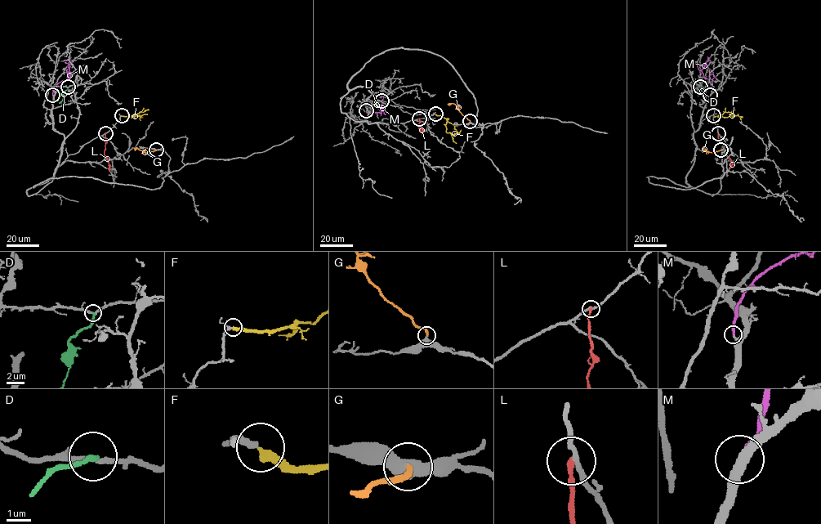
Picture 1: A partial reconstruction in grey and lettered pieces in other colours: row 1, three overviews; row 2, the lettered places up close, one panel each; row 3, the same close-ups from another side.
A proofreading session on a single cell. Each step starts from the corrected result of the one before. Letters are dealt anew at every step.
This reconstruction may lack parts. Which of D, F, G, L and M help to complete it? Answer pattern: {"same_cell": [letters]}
{"same_cell": ["G", "M"]}

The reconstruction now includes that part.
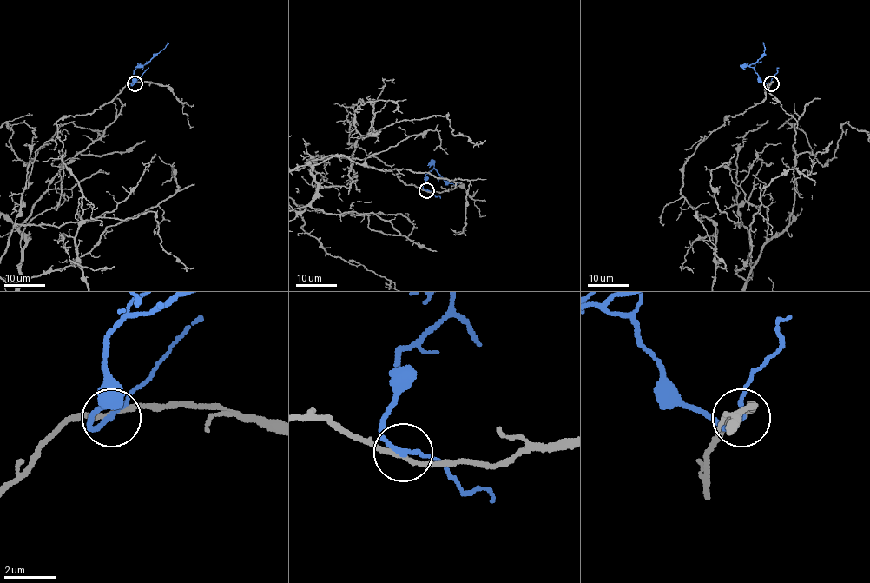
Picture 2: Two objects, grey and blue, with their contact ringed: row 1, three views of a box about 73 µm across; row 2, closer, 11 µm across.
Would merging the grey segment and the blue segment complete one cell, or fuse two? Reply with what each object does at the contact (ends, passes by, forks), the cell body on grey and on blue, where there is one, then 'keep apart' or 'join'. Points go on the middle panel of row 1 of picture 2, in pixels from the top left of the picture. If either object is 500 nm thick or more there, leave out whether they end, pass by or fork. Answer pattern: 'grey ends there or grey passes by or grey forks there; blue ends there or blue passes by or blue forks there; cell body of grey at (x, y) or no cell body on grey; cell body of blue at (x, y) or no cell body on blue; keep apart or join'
grey passes by; blue passes by; no cell body on grey; no cell body on blue; keep apart

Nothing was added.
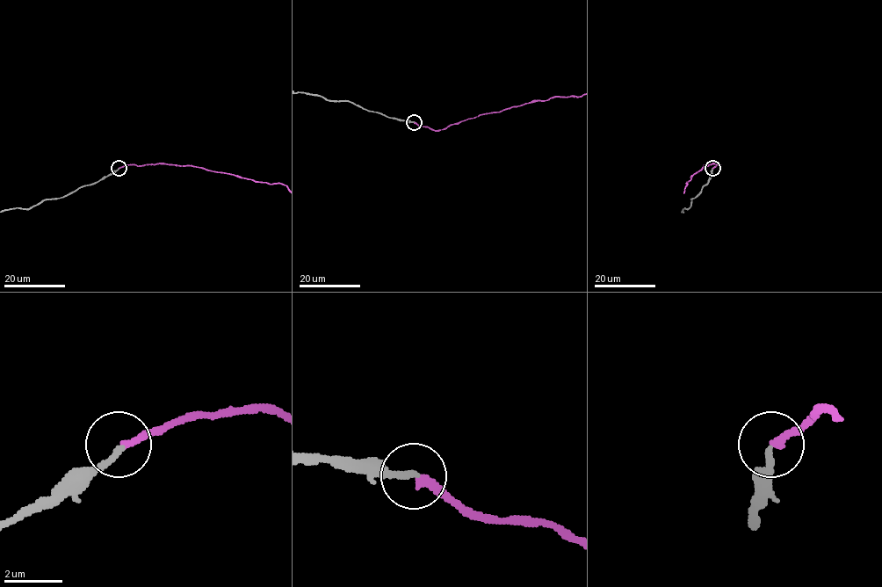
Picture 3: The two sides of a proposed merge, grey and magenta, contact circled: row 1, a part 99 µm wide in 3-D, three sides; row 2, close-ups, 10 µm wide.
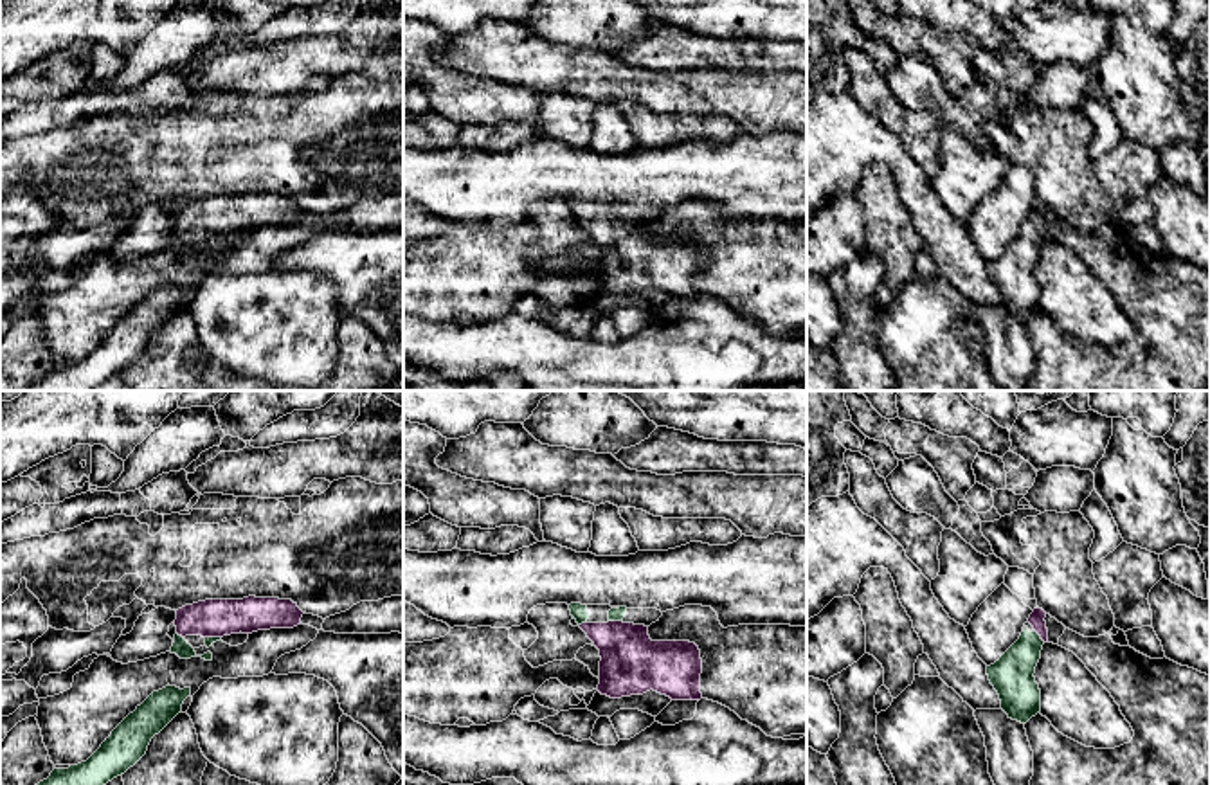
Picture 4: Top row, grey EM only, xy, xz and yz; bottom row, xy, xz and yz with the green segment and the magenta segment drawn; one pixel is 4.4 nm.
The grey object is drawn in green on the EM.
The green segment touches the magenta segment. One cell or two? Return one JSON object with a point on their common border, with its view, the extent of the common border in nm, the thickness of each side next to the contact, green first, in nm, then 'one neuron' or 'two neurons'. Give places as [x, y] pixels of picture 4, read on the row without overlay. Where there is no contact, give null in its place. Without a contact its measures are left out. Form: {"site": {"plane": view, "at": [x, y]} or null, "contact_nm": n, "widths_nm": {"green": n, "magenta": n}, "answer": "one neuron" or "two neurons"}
{"site": {"plane": "xz", "at": [616, 216]}, "contact_nm": 60, "widths_nm": {"green": 60, "magenta": 280}, "answer": "one neuron"}

